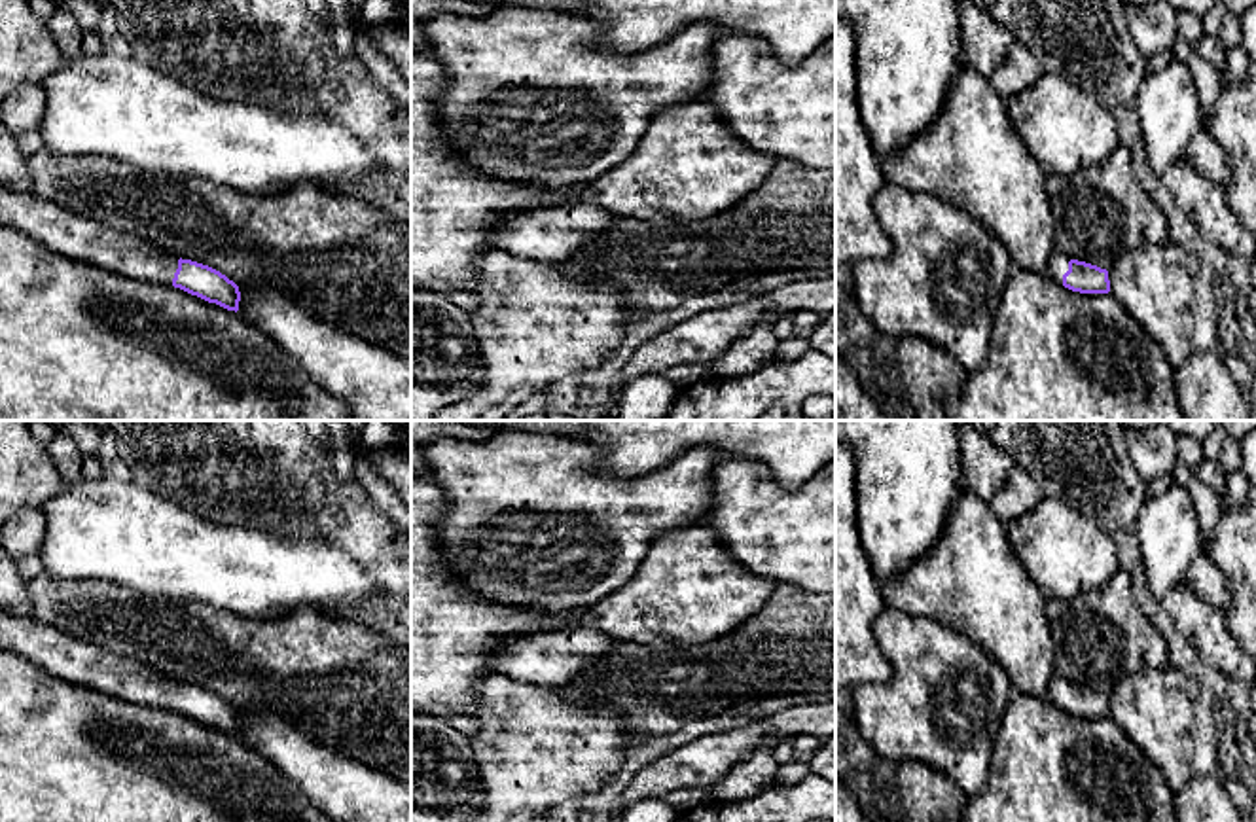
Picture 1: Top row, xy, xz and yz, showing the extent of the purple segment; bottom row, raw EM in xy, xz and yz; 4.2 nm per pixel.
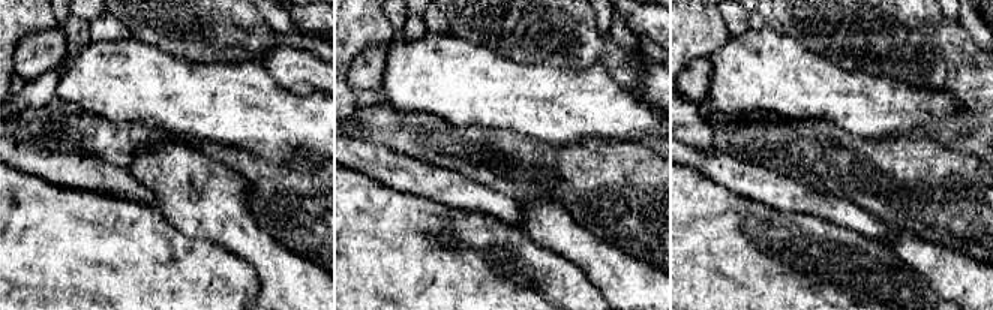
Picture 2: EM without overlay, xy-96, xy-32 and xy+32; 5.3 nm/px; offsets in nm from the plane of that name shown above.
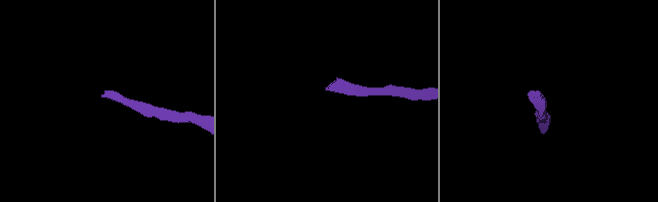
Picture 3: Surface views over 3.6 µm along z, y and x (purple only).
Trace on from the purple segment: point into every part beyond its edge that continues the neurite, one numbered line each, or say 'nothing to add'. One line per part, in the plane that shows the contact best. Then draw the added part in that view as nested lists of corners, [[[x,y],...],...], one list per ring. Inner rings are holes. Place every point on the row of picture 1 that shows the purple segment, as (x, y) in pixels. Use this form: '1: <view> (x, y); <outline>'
1: xy (67, 233); [[[0,188],[0,223],[9,225],[59,256],[116,275],[172,286],[178,259],[146,239],[80,216],[36,193]]]

